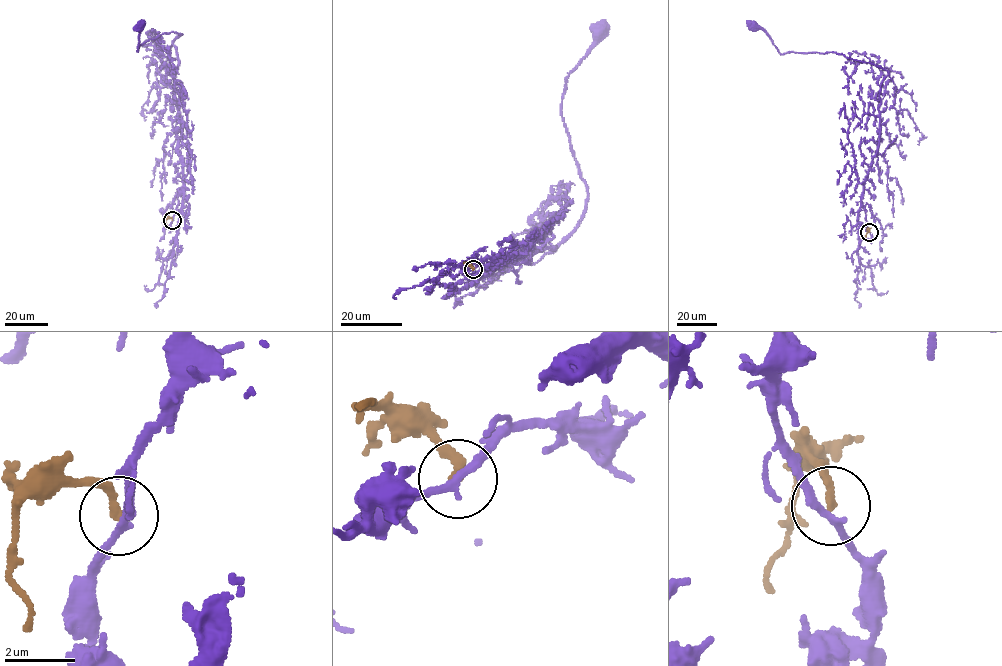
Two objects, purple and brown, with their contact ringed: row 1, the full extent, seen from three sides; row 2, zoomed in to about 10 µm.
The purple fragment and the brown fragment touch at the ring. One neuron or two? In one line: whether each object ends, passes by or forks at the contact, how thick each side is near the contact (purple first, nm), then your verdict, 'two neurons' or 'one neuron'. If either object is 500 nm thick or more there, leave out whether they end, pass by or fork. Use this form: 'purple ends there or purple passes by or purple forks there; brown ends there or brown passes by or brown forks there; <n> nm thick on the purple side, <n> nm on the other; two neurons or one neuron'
purple passes by; brown ends there; 200 nm thick on the purple side, 220 nm on the other; two neurons

